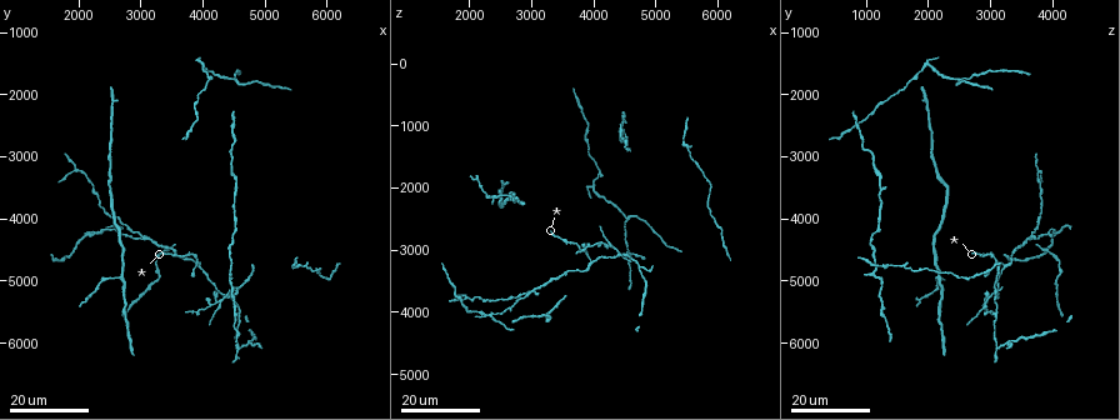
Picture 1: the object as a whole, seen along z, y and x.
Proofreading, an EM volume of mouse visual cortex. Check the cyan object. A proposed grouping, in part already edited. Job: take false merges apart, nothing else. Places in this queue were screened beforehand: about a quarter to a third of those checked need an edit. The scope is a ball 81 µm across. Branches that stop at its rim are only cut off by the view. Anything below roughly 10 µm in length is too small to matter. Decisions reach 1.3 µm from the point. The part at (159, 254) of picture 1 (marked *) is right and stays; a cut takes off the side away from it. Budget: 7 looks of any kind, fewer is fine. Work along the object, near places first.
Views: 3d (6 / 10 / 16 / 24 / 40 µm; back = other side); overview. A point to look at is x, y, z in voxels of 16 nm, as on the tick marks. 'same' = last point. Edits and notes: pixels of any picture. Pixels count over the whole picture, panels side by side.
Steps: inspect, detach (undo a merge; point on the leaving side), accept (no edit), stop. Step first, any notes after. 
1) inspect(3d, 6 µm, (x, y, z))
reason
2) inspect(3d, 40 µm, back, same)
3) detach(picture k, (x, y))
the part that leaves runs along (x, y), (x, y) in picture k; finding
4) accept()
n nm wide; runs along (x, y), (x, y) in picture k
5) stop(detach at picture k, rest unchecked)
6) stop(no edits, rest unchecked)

inspect(3d, 16 µm, (3900, 4750, 3250))
three-way junction

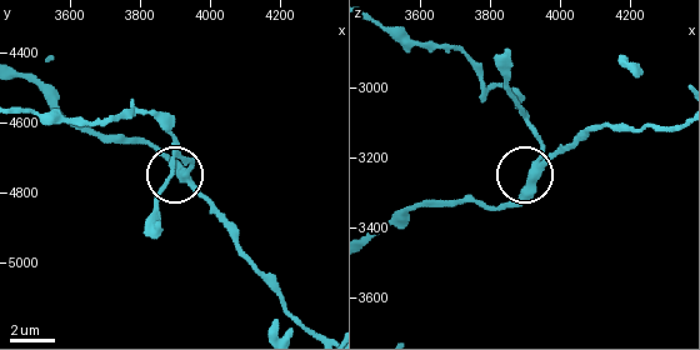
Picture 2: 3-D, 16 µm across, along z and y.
inspect(3d, 10 µm, (3930, 4760, 3240))

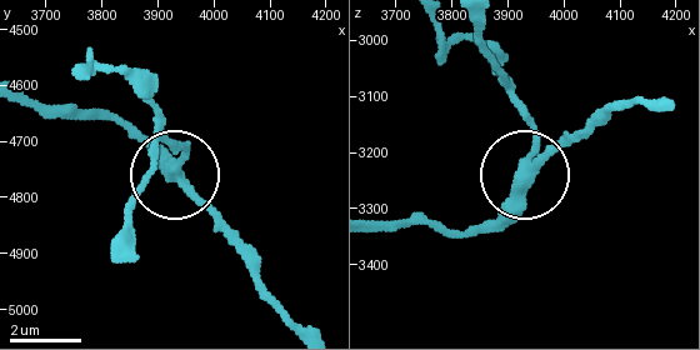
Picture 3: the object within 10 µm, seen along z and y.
accept()
side arm 59 µm; 3 arms; all the same cell

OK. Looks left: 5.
inspect(3d, 16 µm, (3900, 2000, 1500))

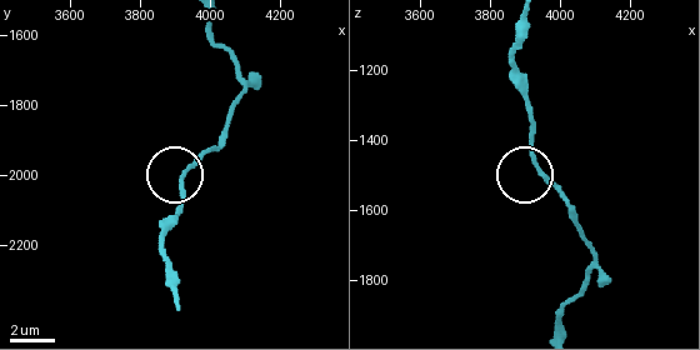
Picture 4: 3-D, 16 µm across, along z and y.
inspect(3d, 10 µm, (3930, 2010, 1440))
closer look

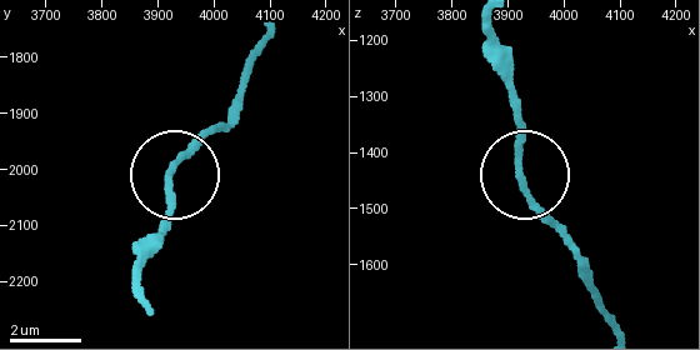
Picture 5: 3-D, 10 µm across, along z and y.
accept()
all the same cell

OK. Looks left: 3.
inspect(3d, 16 µm, (4550, 1750, 2450))
a fork

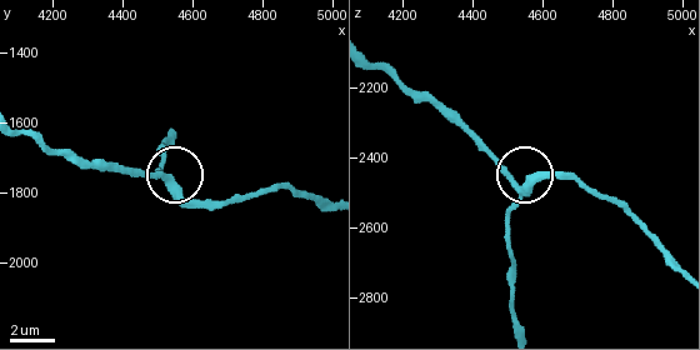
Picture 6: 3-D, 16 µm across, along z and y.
inspect(3d, 10 µm, (4550, 1790, 2500))

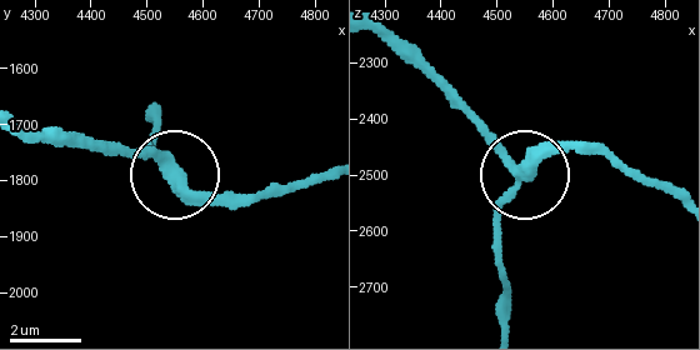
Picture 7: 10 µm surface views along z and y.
accept()
side arm 19 µm; runs along (23, 124), (156, 156), (201, 195), (243, 204) in picture 7; continuous, no second cell

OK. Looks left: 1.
stop(no edits, rest unchecked)

